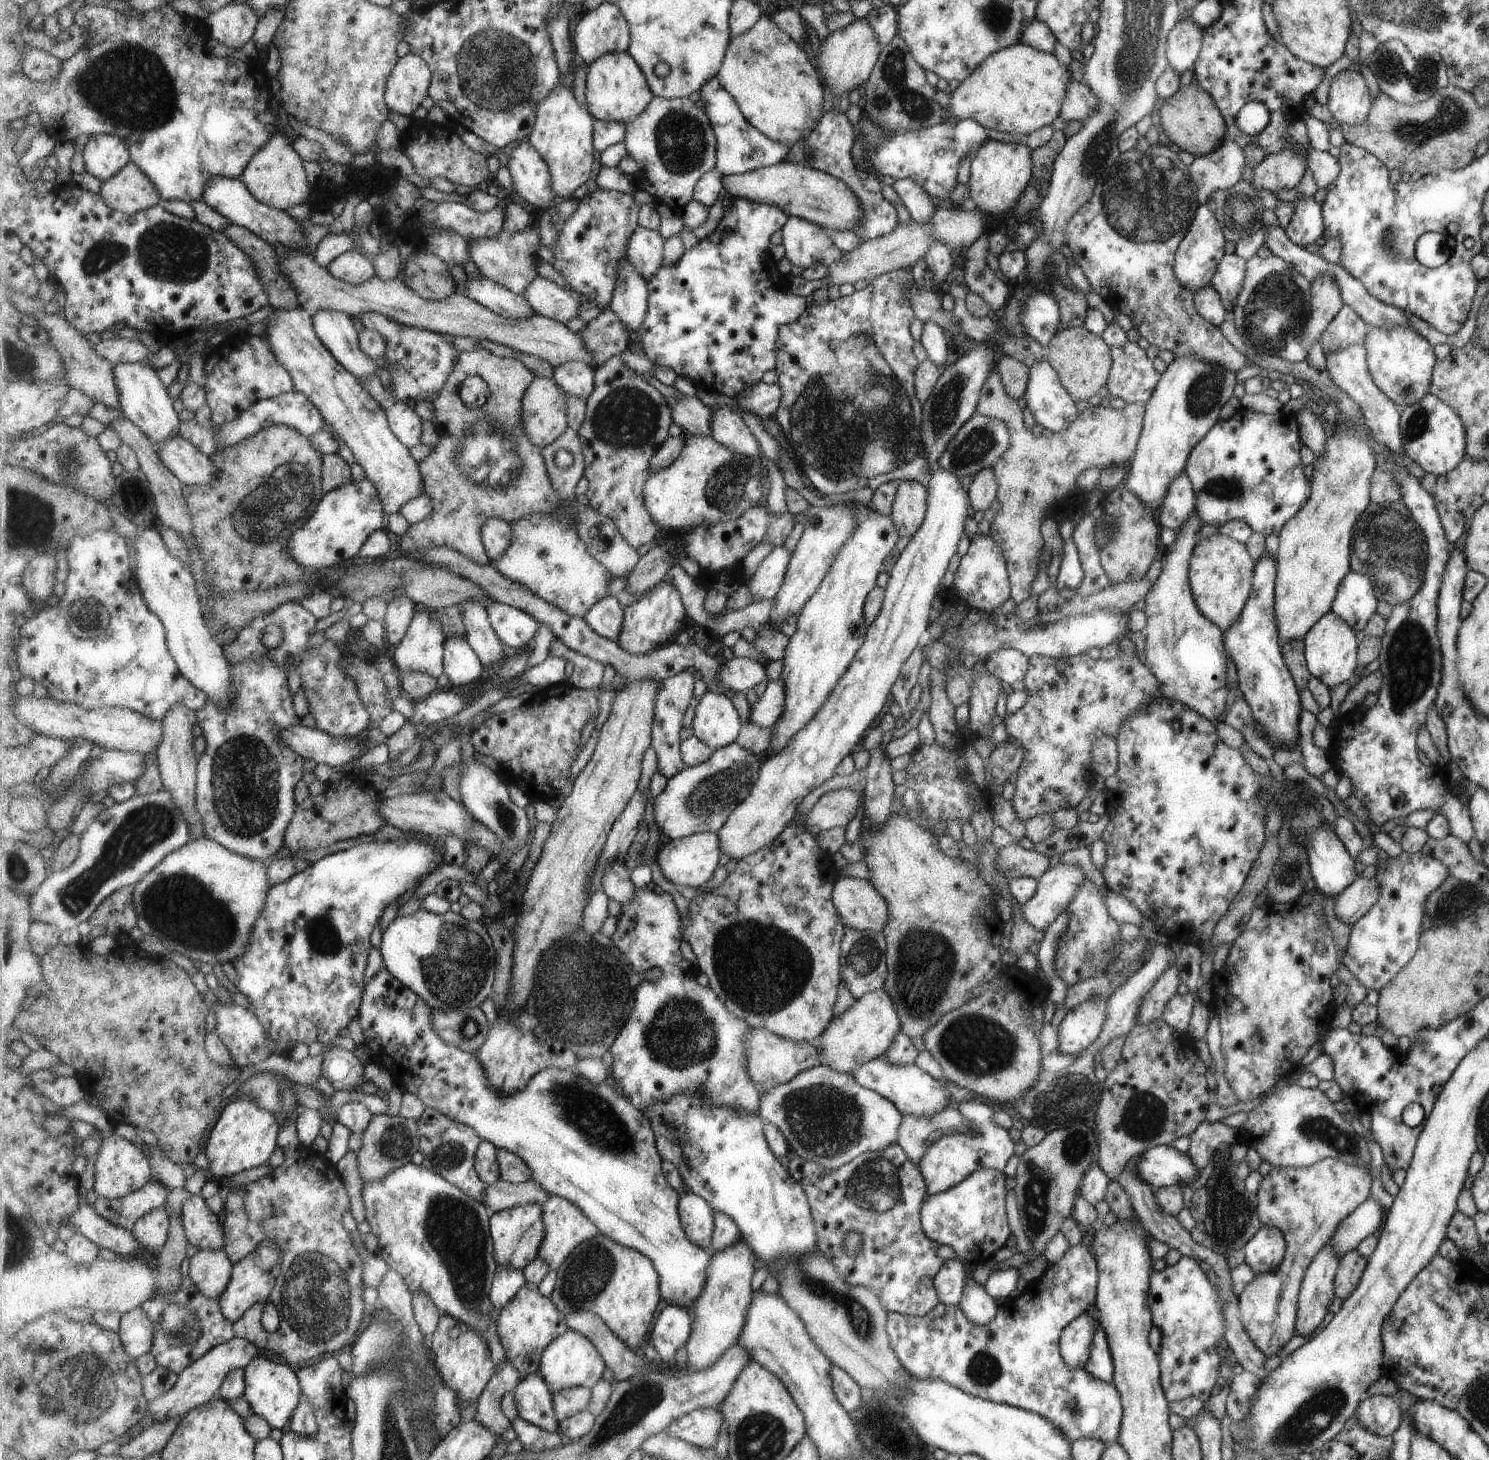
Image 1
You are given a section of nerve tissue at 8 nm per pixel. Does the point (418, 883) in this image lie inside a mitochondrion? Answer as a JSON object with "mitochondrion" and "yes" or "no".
{"mitochondrion":"no"}

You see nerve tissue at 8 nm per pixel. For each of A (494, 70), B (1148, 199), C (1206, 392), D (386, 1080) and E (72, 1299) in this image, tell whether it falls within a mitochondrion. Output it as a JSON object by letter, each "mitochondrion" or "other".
{"A":"mitochondrion","B":"mitochondrion","C":"mitochondrion","D":"other","E":"other"}

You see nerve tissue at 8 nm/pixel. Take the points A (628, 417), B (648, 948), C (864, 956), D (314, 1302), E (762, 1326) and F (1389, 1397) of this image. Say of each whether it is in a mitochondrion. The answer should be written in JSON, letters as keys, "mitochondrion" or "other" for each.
{"A":"mitochondrion","B":"other","C":"mitochondrion","D":"mitochondrion","E":"other","F":"other"}

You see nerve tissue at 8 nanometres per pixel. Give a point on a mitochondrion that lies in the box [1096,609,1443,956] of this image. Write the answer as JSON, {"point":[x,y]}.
{"point":[1411,655]}

